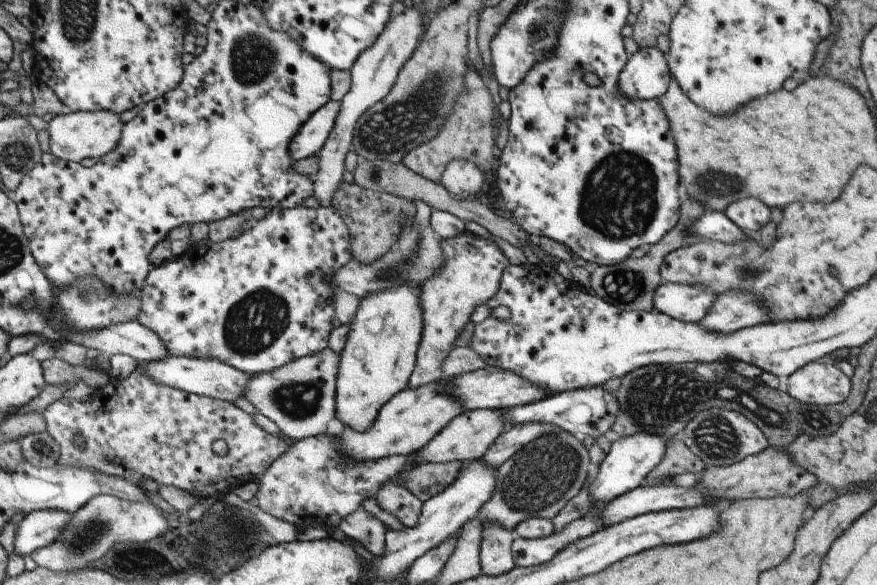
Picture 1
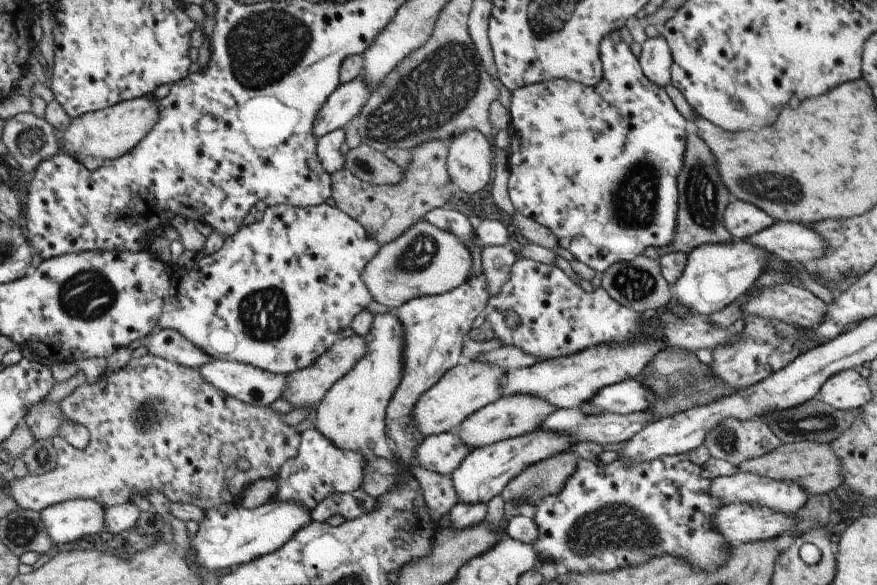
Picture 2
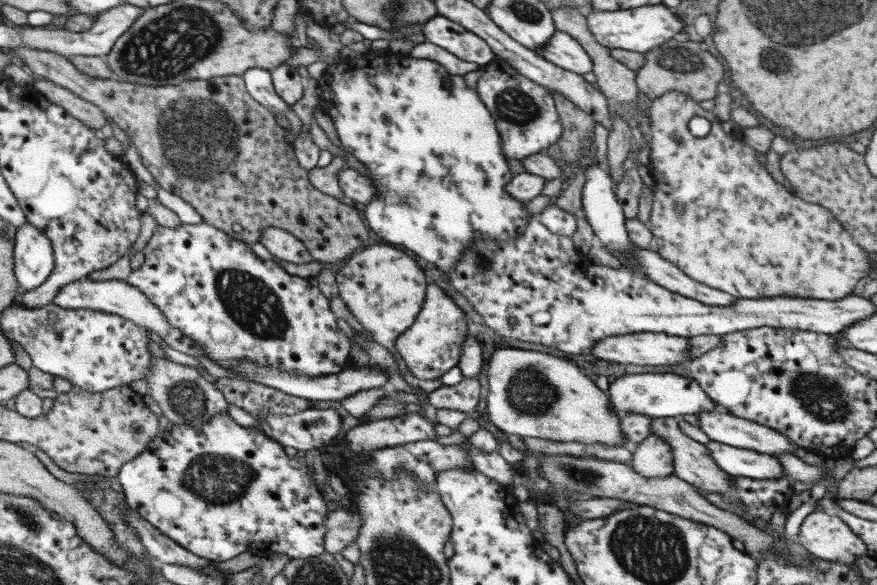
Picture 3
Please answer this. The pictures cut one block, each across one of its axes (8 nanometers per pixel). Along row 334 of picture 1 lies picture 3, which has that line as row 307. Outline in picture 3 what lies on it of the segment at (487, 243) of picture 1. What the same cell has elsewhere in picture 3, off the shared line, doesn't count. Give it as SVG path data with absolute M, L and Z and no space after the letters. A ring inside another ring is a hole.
M431 282L425 290L425 299L420 313L396 340L395 349L405 360L408 370L420 380L440 379L441 376L459 363L466 335L466 315L451 297Z

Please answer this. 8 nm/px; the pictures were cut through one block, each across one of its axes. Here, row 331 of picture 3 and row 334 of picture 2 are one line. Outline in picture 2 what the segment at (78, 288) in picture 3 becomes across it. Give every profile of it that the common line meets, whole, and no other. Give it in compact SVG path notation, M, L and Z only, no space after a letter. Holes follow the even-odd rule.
M158 325L150 332L146 342L146 350L152 356L162 356L170 362L178 362L182 366L200 368L216 358L196 348L189 340L186 340L180 332L172 328L161 329Z

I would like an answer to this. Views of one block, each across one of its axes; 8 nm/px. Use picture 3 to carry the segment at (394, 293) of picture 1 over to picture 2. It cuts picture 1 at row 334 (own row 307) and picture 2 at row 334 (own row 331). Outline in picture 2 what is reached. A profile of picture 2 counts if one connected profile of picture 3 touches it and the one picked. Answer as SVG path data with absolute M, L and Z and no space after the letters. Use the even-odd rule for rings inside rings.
M394 310L390 314L376 313L370 332L363 338L368 346L366 356L324 394L314 411L313 423L340 450L356 452L367 459L382 457L394 461L386 442L385 412L404 370L404 326Z

